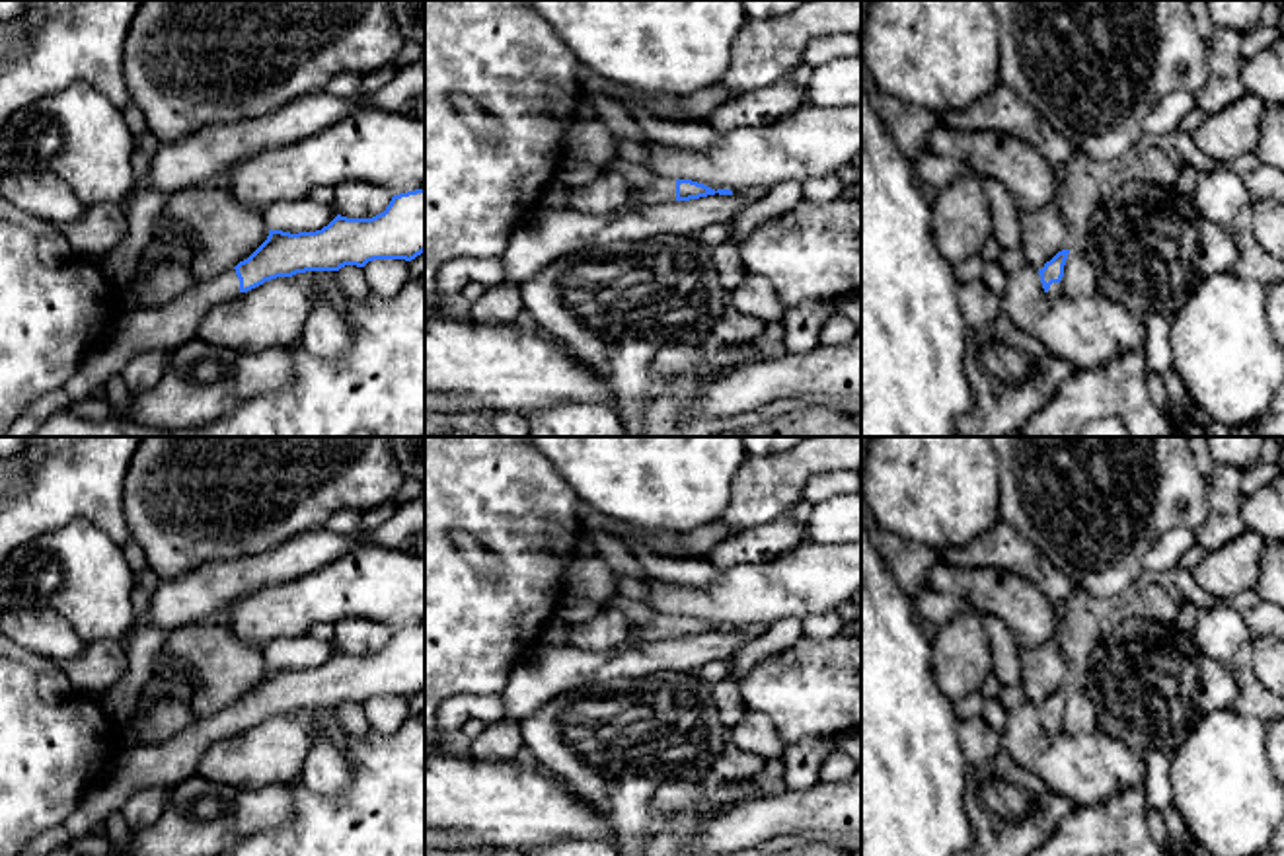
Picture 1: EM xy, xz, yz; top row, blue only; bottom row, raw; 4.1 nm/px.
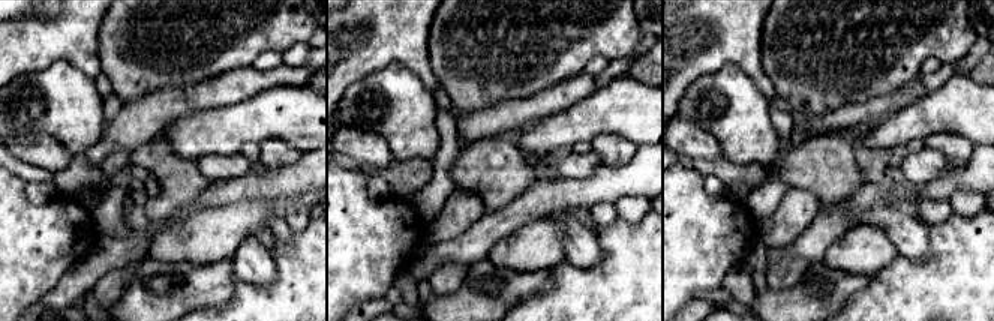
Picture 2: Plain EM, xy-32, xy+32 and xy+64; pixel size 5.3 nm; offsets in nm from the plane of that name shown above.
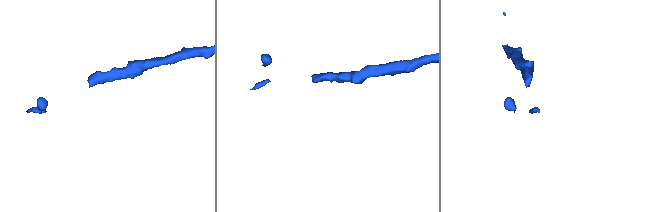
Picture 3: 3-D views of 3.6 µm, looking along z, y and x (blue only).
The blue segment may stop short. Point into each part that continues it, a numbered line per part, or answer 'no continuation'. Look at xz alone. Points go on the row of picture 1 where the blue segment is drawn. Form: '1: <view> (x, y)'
1: xz (663, 190)

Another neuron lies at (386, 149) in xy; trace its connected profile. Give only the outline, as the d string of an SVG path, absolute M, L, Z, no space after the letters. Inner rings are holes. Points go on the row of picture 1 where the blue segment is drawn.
M362 107L306 140L257 152L224 177L230 193L261 211L308 199L316 187L359 179L392 195L425 187L425 119Z

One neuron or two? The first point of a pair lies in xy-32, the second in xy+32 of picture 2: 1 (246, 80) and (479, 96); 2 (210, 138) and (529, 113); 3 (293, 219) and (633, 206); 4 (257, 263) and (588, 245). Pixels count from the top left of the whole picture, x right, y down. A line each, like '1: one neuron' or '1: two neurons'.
1: two neurons
2: two neurons
3: one neuron
4: one neuron

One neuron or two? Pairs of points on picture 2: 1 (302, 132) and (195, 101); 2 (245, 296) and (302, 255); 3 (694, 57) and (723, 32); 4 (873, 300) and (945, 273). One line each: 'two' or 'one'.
1: two
2: one
3: one
4: one

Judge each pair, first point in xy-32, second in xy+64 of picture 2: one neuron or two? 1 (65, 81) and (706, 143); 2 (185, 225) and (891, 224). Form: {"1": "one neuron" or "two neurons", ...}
{"1": "two neurons", "2": "two neurons"}

